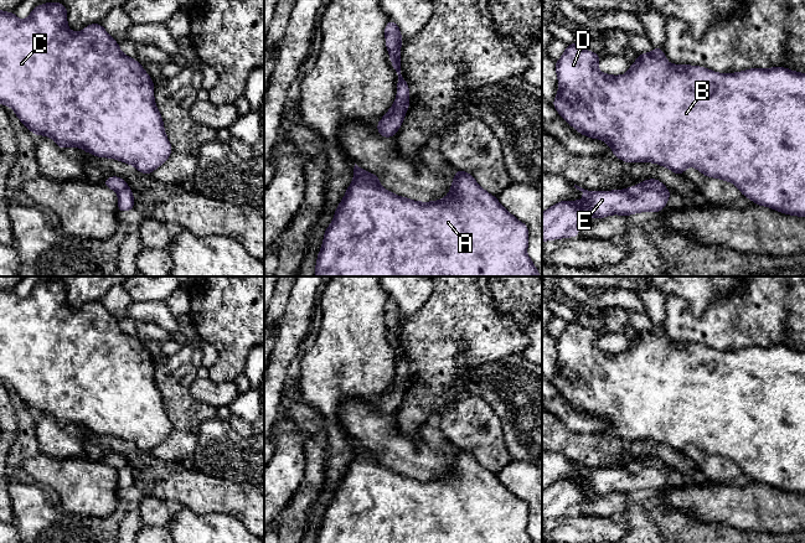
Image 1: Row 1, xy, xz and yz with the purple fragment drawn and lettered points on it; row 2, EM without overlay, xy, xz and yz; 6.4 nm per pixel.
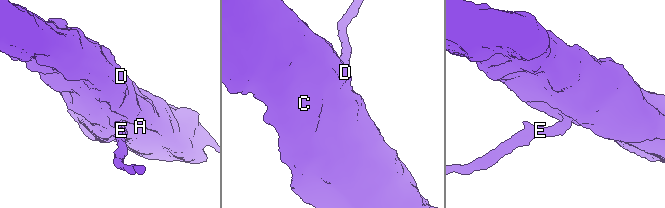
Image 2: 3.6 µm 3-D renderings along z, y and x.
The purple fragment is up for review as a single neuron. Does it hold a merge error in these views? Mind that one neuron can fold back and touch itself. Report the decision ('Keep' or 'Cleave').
Keep

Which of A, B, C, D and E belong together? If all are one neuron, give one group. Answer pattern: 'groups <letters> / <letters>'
groups A B C D E

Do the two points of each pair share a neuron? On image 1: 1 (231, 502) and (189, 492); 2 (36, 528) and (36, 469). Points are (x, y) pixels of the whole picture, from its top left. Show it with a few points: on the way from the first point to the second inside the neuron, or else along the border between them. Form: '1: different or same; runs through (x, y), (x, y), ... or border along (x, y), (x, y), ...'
1: same; runs through (221, 497), (199, 492)
2: different; border along (34, 481), (41, 486)

